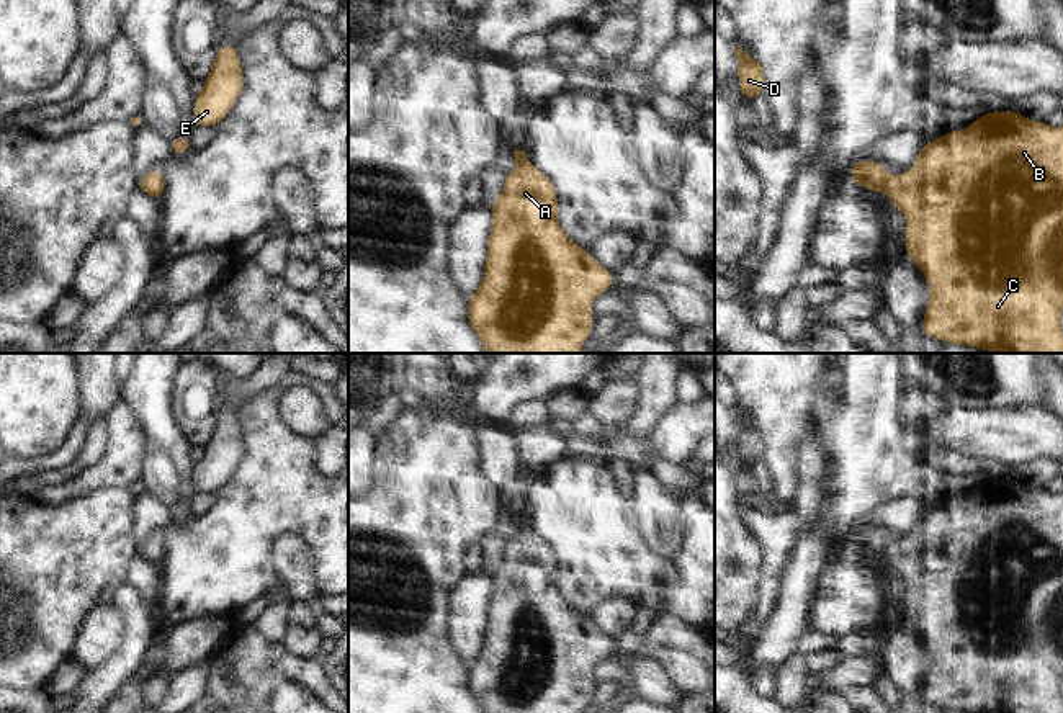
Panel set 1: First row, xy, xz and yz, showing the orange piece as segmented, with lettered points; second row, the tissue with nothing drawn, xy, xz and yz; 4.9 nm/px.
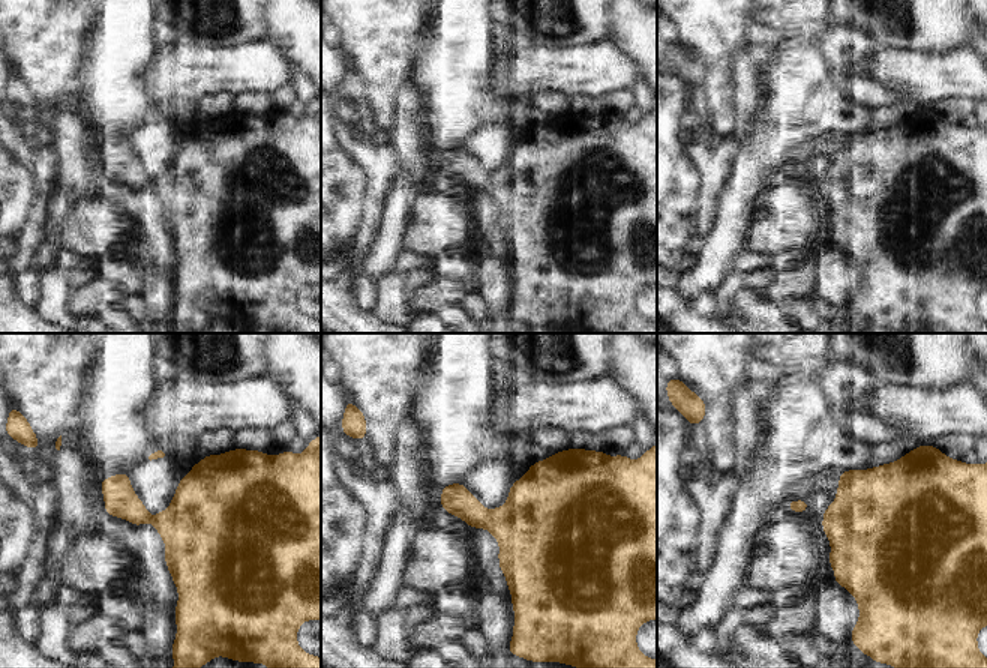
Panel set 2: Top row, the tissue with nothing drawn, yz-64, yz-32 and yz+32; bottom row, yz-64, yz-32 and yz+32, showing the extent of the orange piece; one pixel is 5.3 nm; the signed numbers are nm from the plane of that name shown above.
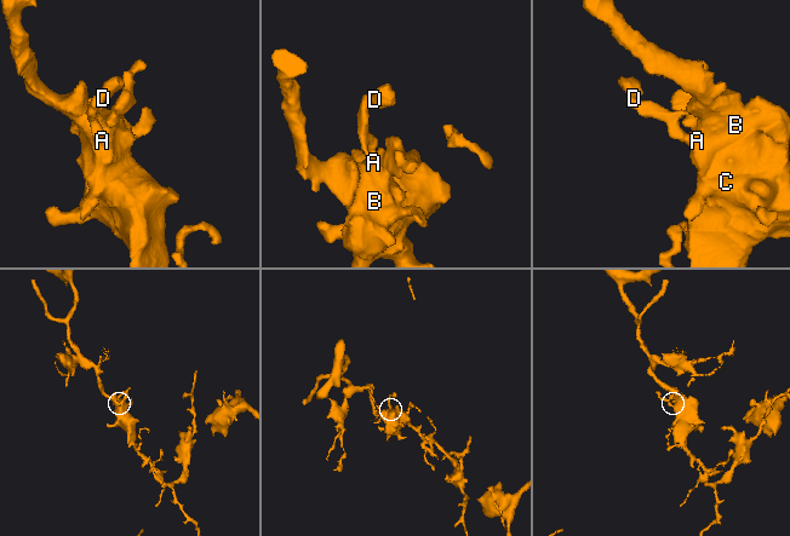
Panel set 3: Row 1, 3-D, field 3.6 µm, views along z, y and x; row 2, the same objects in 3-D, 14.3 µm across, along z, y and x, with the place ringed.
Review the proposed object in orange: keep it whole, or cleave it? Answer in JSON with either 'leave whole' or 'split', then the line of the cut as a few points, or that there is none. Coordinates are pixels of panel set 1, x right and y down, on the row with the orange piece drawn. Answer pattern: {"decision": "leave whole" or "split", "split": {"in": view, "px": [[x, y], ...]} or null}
{"decision": "leave whole", "split": null}

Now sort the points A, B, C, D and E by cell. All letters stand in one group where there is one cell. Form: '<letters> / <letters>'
A B C D E

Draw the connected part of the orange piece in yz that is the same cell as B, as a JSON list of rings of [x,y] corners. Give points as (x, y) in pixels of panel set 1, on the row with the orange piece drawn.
[[[991,111],[963,131],[950,131],[931,144],[924,139],[911,172],[891,177],[878,162],[859,160],[854,162],[849,178],[873,193],[888,195],[895,208],[908,217],[904,229],[908,257],[924,273],[931,289],[931,299],[919,327],[921,334],[994,353],[1063,353],[1063,128],[1055,129],[1048,123],[1029,121],[1019,111]]]

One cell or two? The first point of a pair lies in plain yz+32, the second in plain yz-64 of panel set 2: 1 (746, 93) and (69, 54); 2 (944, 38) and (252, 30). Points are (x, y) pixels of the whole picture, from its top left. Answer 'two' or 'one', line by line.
1: two
2: one

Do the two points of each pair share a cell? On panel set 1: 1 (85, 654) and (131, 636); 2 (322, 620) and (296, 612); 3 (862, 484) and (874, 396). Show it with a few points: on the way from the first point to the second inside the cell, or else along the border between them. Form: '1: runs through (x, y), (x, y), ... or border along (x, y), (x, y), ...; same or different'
1: border along (112, 604), (121, 640), (92, 669); different
2: border along (316, 610), (314, 628), (321, 638); different
3: runs through (865, 463), (867, 417); same

